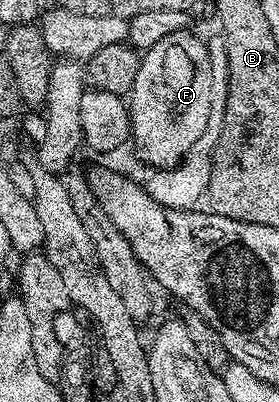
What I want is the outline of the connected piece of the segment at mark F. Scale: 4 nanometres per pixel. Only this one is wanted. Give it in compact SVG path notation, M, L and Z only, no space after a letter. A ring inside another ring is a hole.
M191 31L174 33L161 39L152 49L142 54L137 71L137 79L129 94L129 112L131 115L131 137L140 156L158 169L174 169L193 147L209 123L209 111L213 99L213 83L217 73L211 66L211 53L207 45Z

